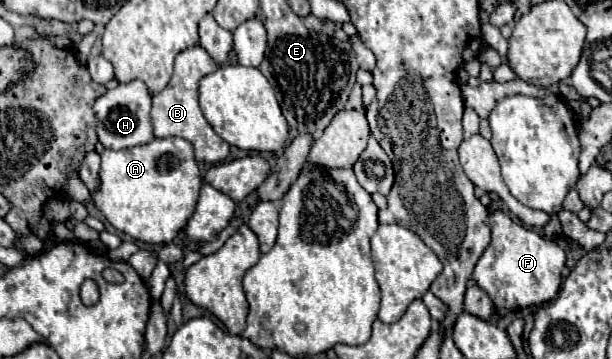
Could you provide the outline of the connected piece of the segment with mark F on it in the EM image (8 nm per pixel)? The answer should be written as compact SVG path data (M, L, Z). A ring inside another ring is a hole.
M501 210L491 212L491 244L485 248L479 258L473 280L489 294L497 308L527 308L527 306L543 306L553 300L561 286L561 270L565 268L565 250L557 246L553 240L537 234L531 228L515 222Z

